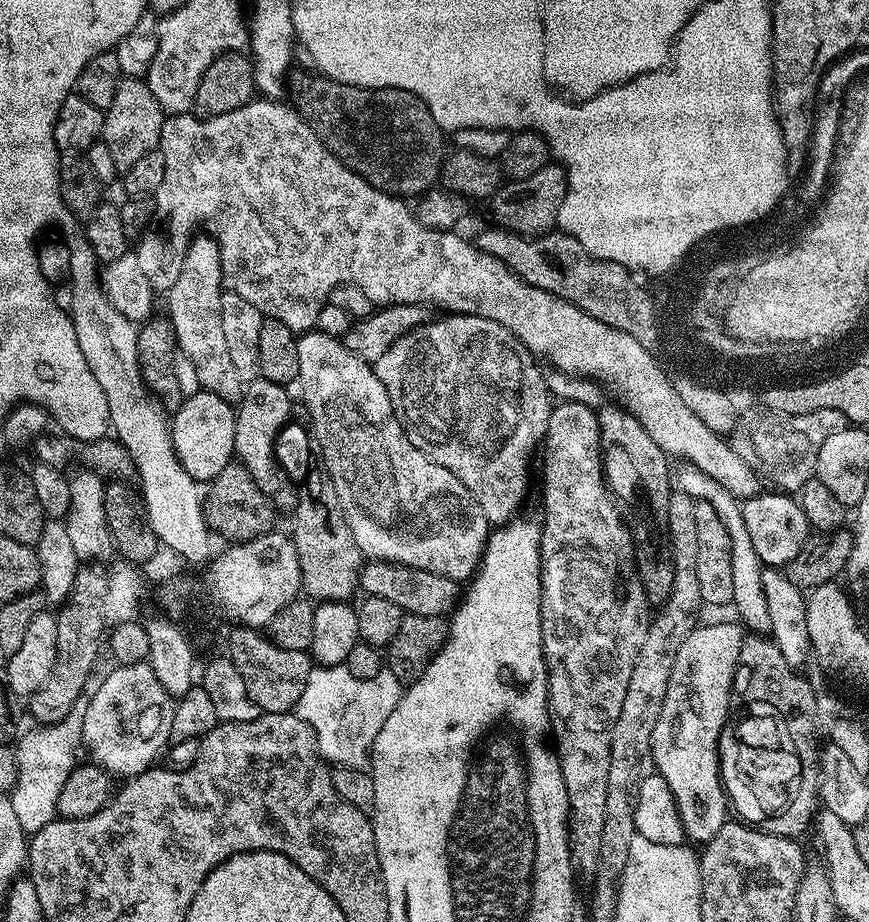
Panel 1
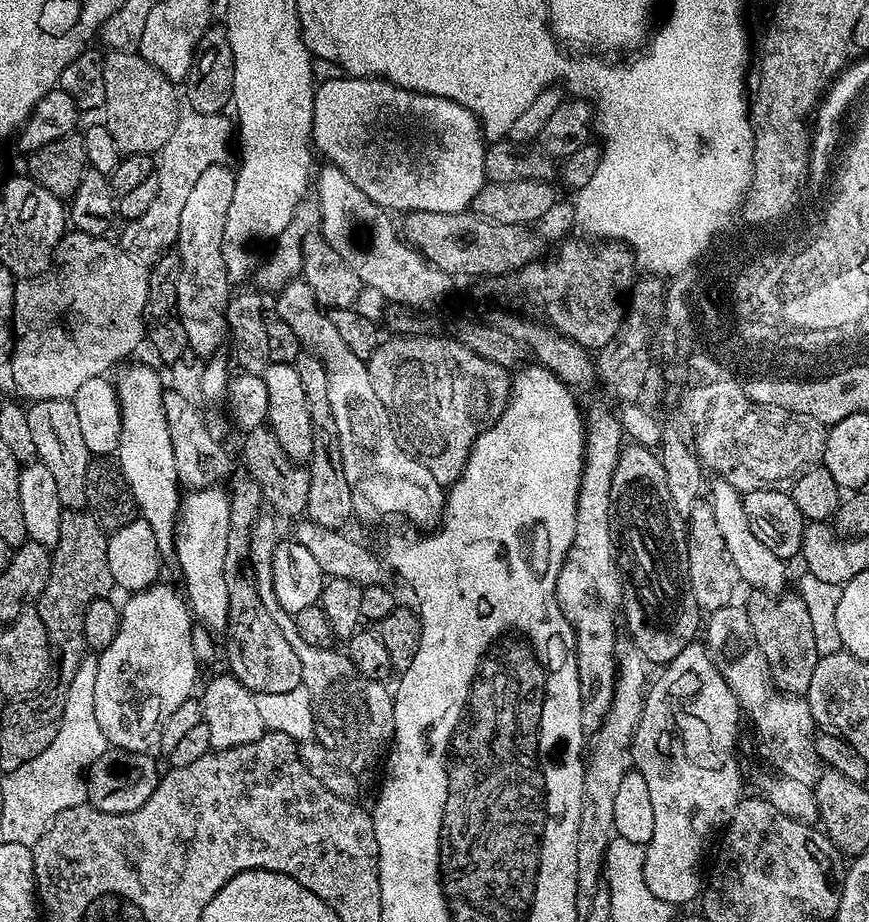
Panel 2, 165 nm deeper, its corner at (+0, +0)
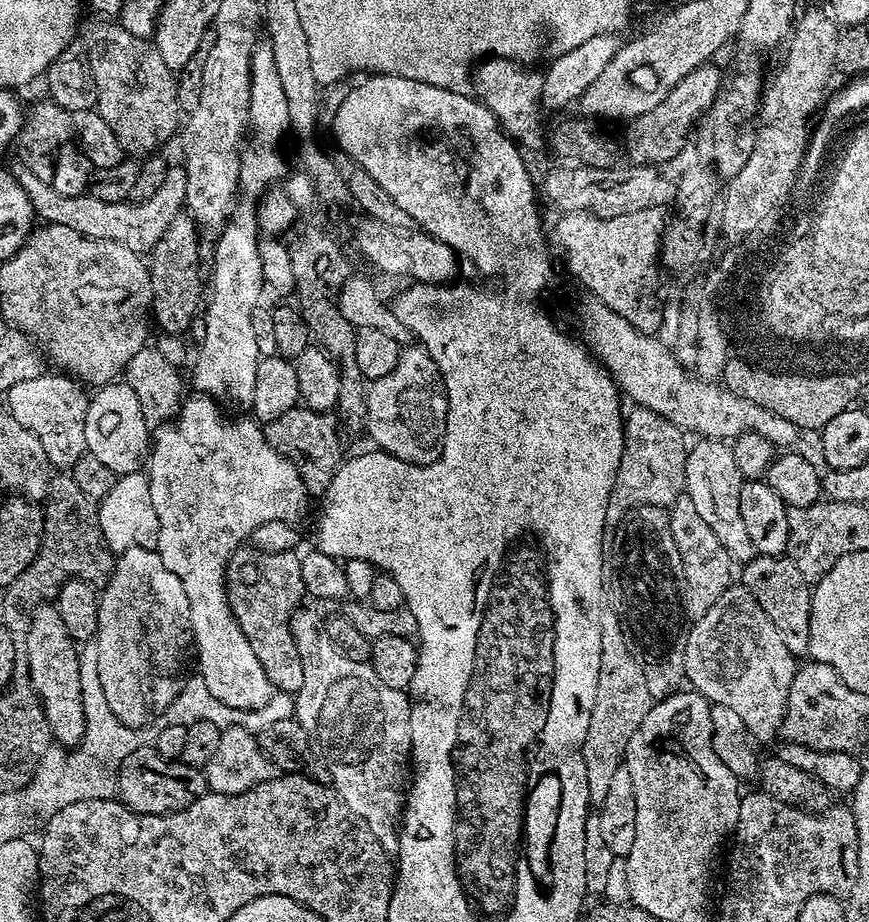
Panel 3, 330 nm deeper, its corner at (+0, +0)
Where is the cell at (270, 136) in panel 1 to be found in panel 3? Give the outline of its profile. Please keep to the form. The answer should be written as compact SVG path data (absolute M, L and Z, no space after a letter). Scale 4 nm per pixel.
M17 167L14 175L20 181L22 190L32 203L32 211L37 217L41 216L44 224L57 224L58 226L70 226L70 230L78 230L78 234L98 238L99 240L113 240L130 250L141 254L151 253L152 247L162 238L166 226L174 222L174 218L181 215L185 207L186 198L186 174L183 167L169 167L162 187L146 202L133 204L128 200L122 202L101 202L90 194L66 198L66 194L58 194L51 182L42 178L34 178L30 170Z

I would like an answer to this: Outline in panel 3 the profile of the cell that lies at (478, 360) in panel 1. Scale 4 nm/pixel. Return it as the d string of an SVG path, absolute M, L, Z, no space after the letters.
M408 346L401 351L398 366L384 378L371 381L366 388L368 418L366 436L381 452L389 452L407 464L429 464L440 457L444 445L444 423L448 399L438 366L423 347Z

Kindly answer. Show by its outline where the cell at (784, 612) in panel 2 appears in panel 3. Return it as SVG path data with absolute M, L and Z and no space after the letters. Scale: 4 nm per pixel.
M757 554L753 560L747 561L742 568L743 587L754 594L758 606L766 610L770 622L782 634L782 642L786 642L786 650L797 658L808 656L810 646L810 610L812 609L813 585L802 578L802 570L794 566L787 554L783 556L761 556Z

